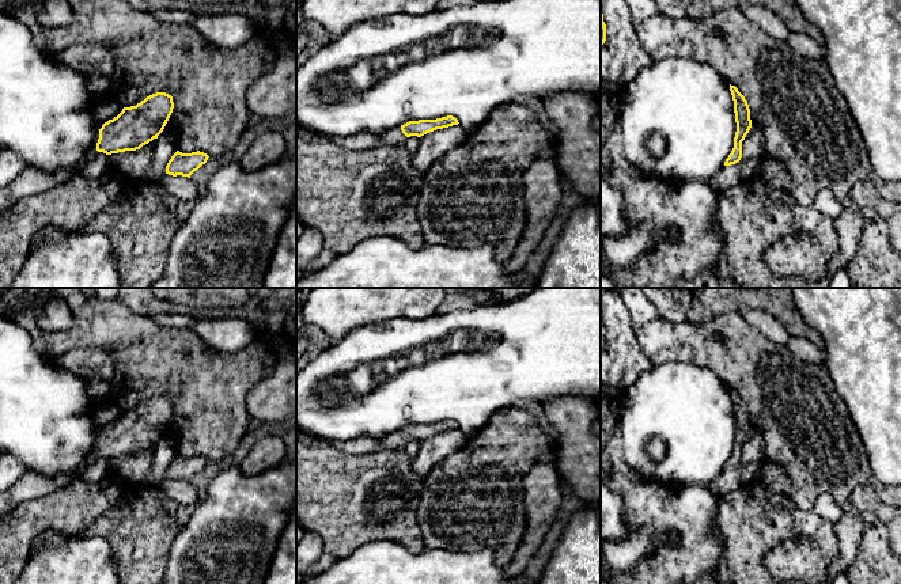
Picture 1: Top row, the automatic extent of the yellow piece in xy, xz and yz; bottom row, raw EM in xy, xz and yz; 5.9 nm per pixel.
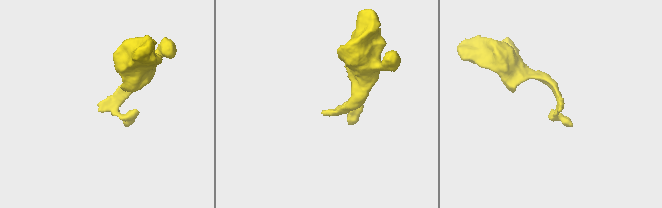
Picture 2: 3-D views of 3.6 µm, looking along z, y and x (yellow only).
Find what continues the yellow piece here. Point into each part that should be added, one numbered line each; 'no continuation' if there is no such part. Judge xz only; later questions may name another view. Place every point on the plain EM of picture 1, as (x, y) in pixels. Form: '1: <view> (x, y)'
1: xz (411, 447)

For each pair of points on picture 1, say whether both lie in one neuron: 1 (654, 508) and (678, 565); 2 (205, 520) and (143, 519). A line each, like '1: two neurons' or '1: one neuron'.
1: one neuron
2: two neurons

